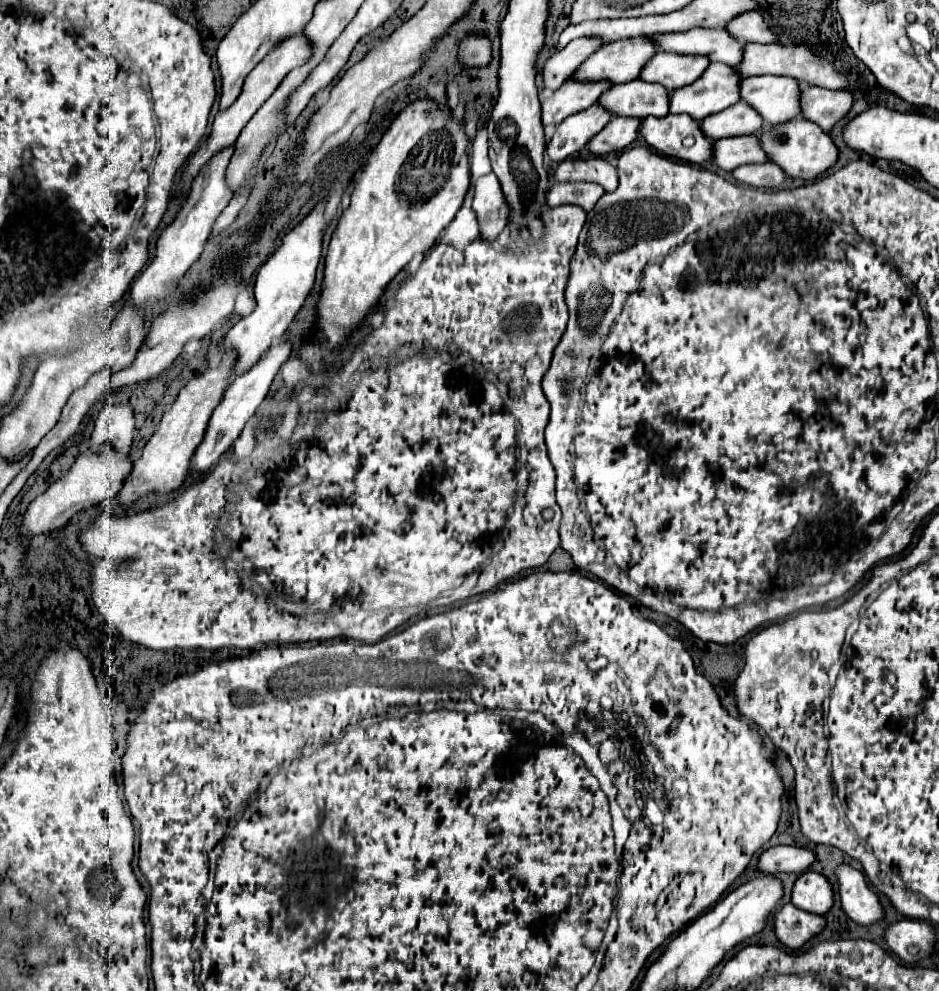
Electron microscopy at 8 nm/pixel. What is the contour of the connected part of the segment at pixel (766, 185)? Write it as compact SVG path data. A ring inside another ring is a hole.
M775 163L741 165L733 171L733 177L743 185L759 189L777 189L787 179L785 171L781 171L781 167L775 167Z

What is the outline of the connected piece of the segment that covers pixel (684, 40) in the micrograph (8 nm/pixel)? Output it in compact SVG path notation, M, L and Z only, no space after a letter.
M691 29L683 33L655 35L657 45L663 51L675 51L681 55L707 55L711 61L725 65L737 65L743 55L745 43L733 39L725 29Z

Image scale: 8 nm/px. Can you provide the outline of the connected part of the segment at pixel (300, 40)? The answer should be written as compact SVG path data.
M295 35L291 37L289 41L281 43L279 47L275 47L245 79L245 85L243 85L243 91L241 95L237 97L237 101L229 107L229 109L223 109L215 115L215 121L213 121L213 129L209 133L209 139L205 139L205 143L199 147L199 151L189 159L189 165L185 167L183 171L183 183L185 183L185 189L191 187L191 181L197 177L199 169L207 163L209 157L215 155L215 151L221 151L225 149L227 145L235 143L239 133L243 131L243 127L249 123L249 119L259 111L259 107L273 95L273 91L281 85L281 81L285 79L285 75L289 71L293 71L295 67L301 67L303 63L307 63L309 59L313 57L313 43L305 37L305 35Z

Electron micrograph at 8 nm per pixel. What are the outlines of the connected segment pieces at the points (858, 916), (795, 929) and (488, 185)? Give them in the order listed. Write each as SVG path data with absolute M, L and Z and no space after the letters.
M849 865L837 867L839 897L845 913L859 925L871 925L885 919L877 893L867 885L865 875Z
M785 903L775 915L777 937L789 949L801 949L811 937L819 935L825 925L825 917L797 909L793 903Z
M493 173L481 177L475 183L473 209L479 219L481 237L485 241L495 241L509 221L509 203L505 203L499 179Z

